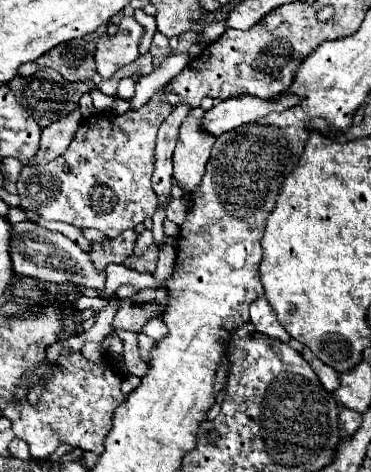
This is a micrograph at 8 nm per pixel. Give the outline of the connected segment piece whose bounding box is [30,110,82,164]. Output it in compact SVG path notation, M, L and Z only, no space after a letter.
M72 110L72 114L60 118L58 122L52 122L52 126L46 126L42 130L42 140L40 140L40 152L34 156L30 164L44 164L50 162L58 156L62 156L74 138L78 126L82 122L82 112Z

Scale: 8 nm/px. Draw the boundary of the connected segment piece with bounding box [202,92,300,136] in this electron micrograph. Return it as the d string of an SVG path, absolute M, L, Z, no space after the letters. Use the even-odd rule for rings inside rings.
M286 92L278 94L270 100L254 98L250 94L232 96L232 98L218 102L216 106L212 106L210 112L206 112L206 116L202 118L202 128L214 136L220 136L242 124L256 122L270 112L290 110L298 102L300 102L300 98L296 98L294 94L286 94Z

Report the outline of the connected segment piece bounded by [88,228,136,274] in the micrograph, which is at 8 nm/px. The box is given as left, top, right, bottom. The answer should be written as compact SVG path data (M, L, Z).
M130 228L118 238L108 238L106 242L92 242L92 250L88 252L88 256L92 258L96 270L104 274L110 262L126 262L126 258L134 250L134 244L136 244L136 230Z

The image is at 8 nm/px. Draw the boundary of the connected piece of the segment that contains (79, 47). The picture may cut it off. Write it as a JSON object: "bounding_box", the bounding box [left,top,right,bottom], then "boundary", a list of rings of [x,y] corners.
{"bounding_box":[18,40,96,82],"boundary":[[[72,40],[72,42],[66,42],[64,46],[56,46],[56,50],[48,50],[48,54],[44,54],[44,58],[38,58],[36,62],[28,62],[28,64],[20,66],[18,74],[30,76],[34,70],[34,64],[42,66],[42,68],[44,66],[54,68],[68,82],[92,80],[92,76],[96,74],[94,56],[88,50],[88,44],[84,40]]]}

